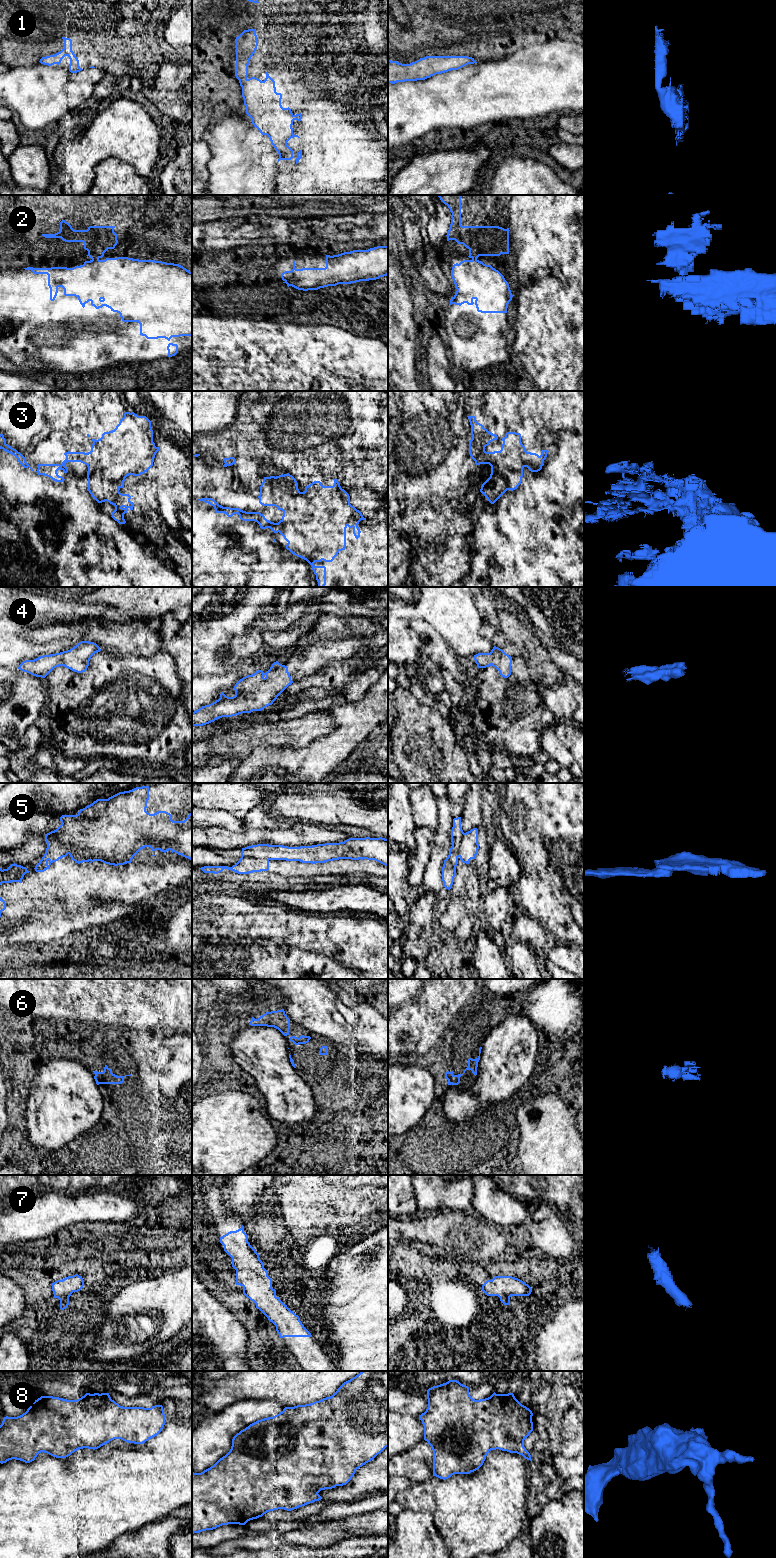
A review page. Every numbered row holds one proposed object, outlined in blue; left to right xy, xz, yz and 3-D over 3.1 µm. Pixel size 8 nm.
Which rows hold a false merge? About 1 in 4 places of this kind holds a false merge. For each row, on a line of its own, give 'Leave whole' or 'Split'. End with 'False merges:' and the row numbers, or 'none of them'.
1: Leave whole
2: Split
3: Split
4: Leave whole
5: Split
6: Leave whole
7: Leave whole
8: Leave whole
False merges: 2, 3, 5

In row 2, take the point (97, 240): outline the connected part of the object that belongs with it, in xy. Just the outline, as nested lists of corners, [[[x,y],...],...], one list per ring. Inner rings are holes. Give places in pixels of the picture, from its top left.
[[[62,220],[60,231],[55,234],[42,234],[45,238],[61,238],[65,242],[83,242],[91,259],[99,259],[108,249],[114,249],[118,243],[115,226],[89,226],[87,230],[74,230]]]

